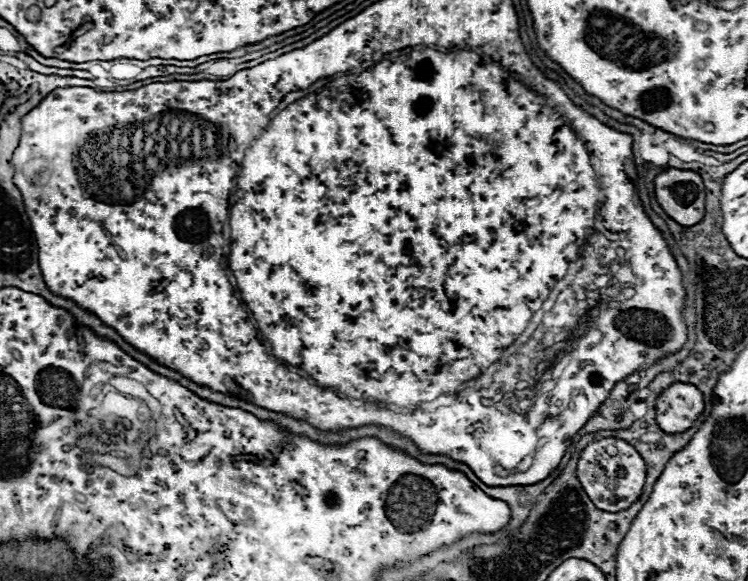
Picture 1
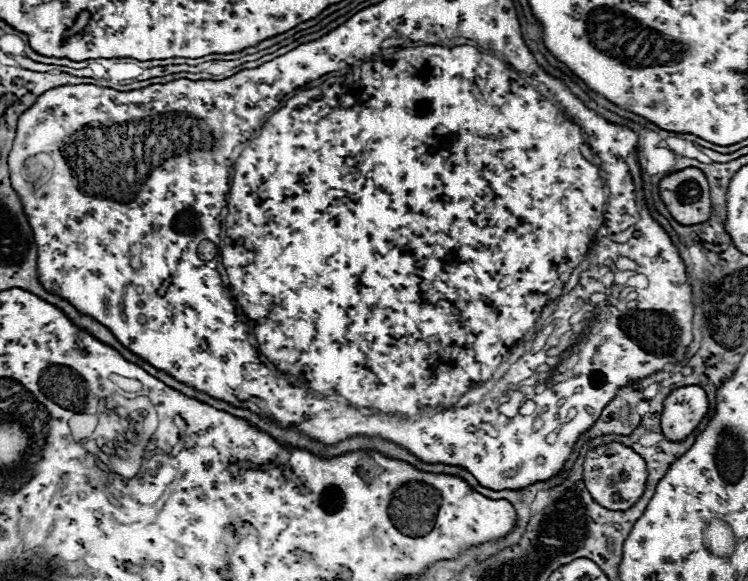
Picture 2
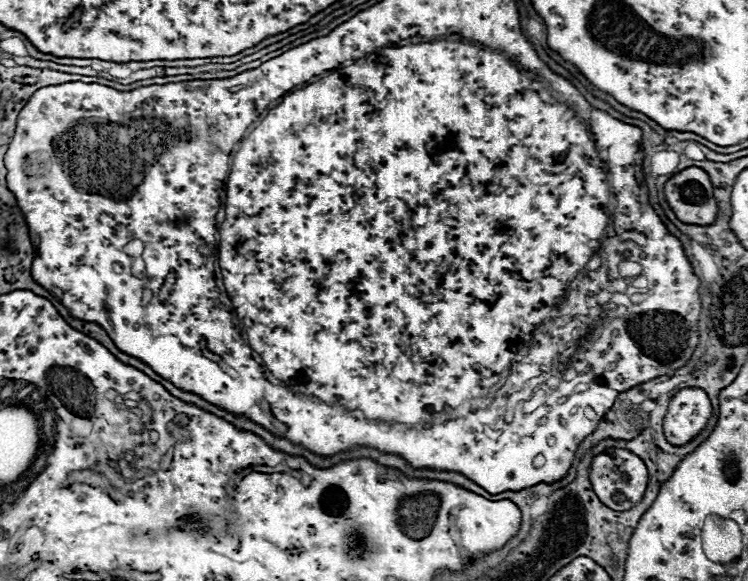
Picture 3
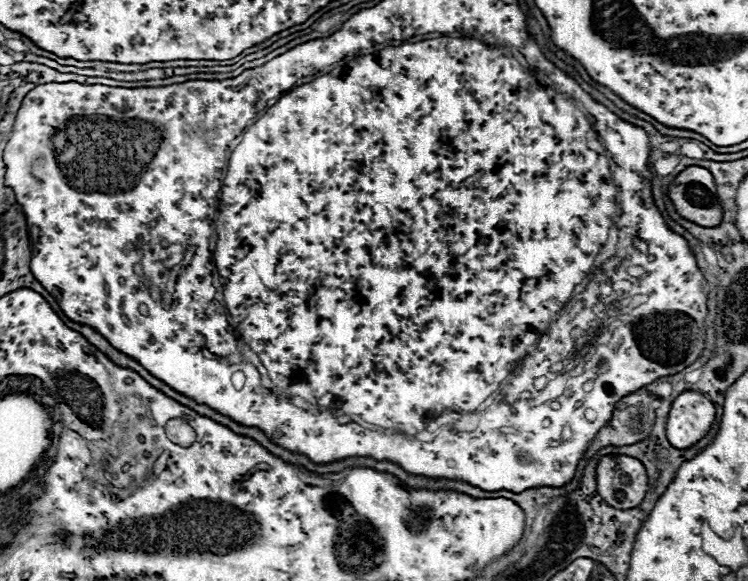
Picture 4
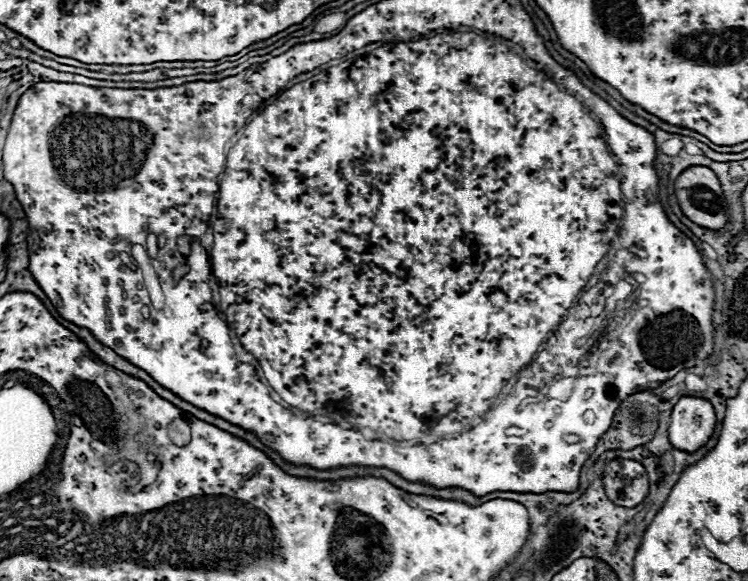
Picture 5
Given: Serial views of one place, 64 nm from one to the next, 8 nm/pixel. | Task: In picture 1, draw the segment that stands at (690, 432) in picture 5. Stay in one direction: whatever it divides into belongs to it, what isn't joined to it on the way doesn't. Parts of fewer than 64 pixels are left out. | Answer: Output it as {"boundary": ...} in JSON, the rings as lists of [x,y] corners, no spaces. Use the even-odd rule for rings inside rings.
{"boundary":[[[674,382],[660,392],[654,404],[656,422],[668,434],[688,430],[704,410],[702,392],[692,384]]]}

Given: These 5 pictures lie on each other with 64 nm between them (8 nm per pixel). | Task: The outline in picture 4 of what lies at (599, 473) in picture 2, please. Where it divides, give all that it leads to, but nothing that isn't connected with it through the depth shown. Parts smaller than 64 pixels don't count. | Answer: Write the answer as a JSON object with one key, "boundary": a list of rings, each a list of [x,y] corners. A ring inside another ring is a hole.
{"boundary":[[[608,454],[598,460],[596,488],[612,508],[630,510],[644,500],[648,476],[640,460],[624,454]]]}

